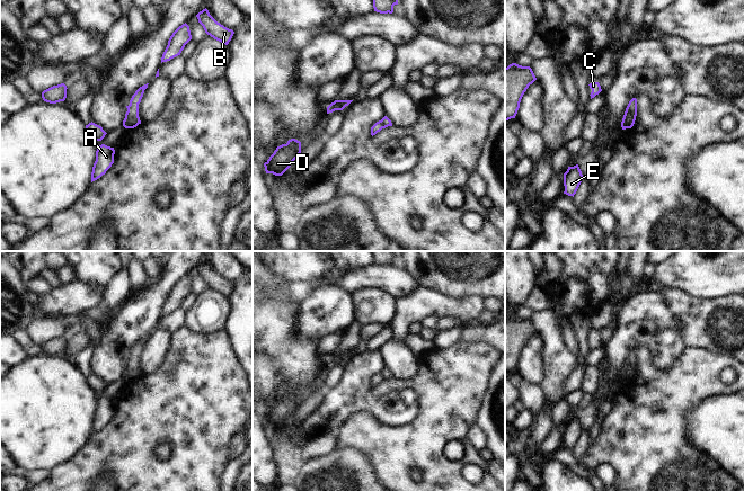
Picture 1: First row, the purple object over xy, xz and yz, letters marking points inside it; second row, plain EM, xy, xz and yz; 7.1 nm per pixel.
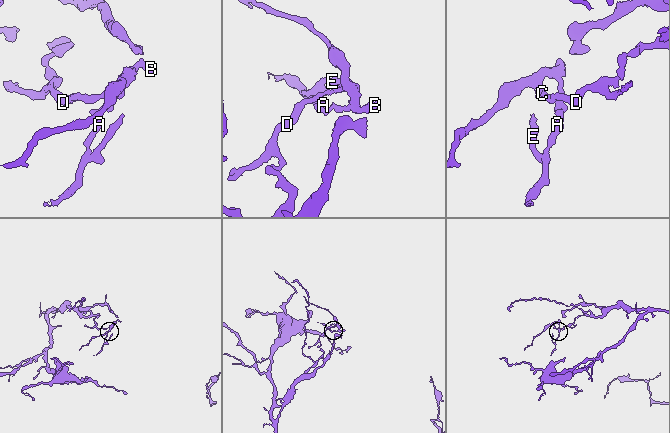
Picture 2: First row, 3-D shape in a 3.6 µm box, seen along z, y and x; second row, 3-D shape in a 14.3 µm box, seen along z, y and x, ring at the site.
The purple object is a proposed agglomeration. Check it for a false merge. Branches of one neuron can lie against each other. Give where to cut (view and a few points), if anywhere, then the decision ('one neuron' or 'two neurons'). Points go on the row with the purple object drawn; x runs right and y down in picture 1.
cut yz (627, 106), (635, 116); two neurons

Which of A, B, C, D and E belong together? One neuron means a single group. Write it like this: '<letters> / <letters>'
A E / B C D

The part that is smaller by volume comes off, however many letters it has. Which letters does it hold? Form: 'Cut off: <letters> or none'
Cut off: A, E

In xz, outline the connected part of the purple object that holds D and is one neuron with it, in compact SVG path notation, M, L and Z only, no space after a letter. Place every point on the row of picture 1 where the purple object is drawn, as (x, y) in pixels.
M291 139L286 144L276 148L274 153L264 163L266 173L282 176L301 153L301 142Z

